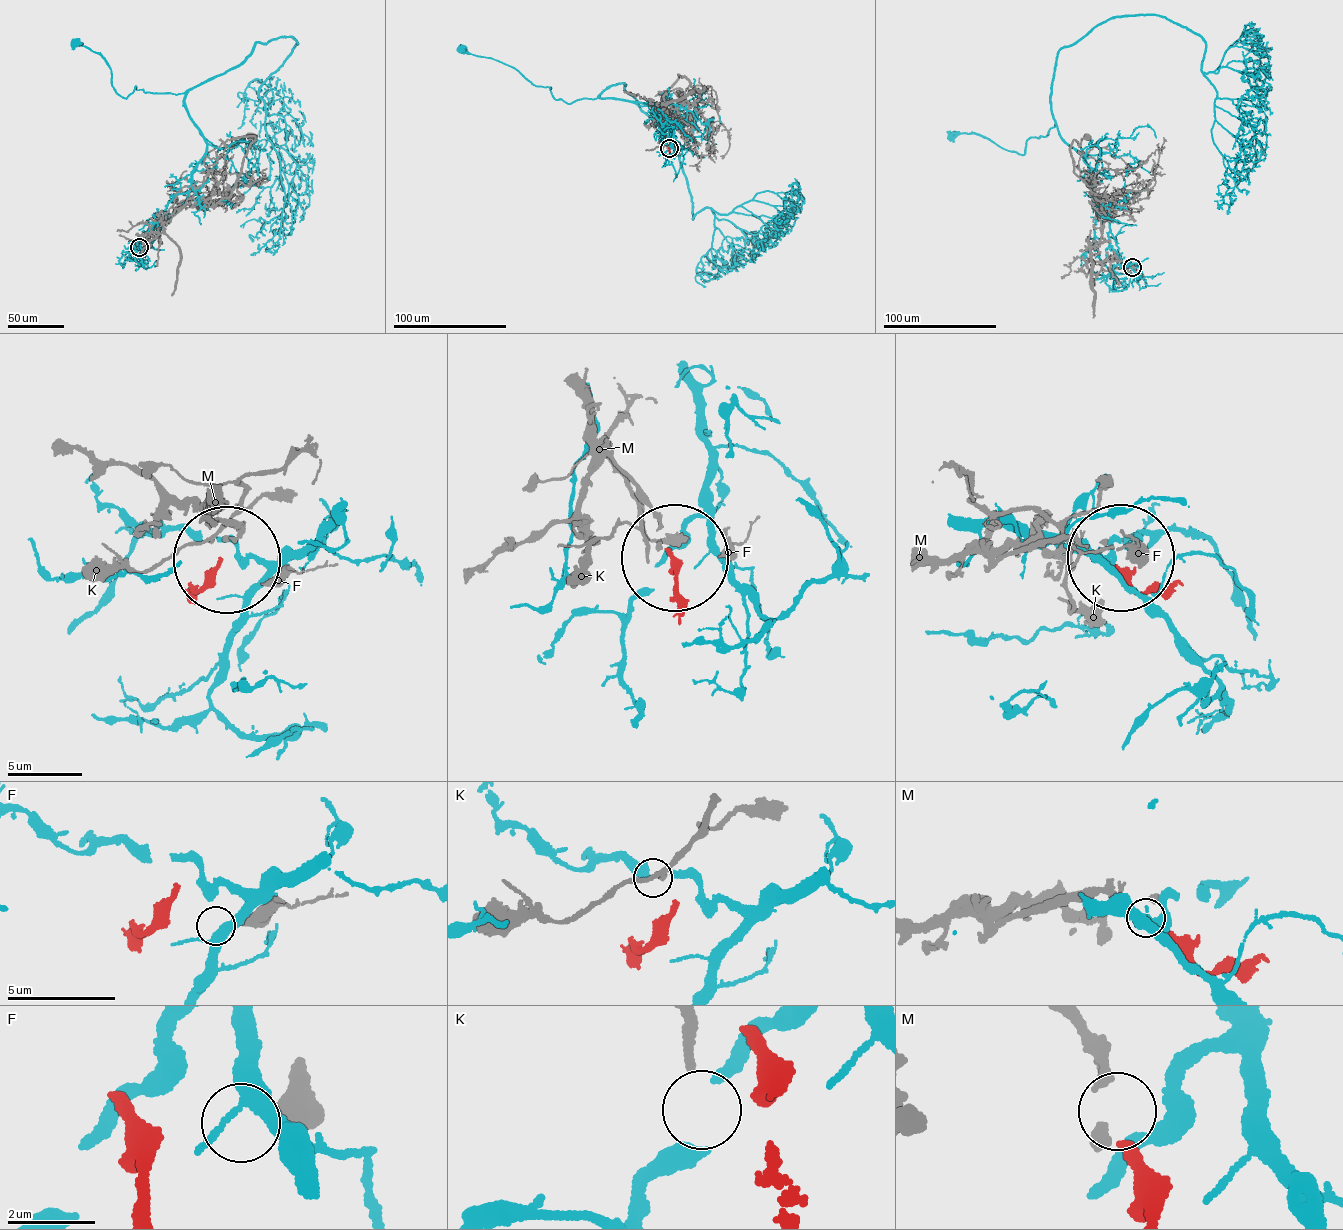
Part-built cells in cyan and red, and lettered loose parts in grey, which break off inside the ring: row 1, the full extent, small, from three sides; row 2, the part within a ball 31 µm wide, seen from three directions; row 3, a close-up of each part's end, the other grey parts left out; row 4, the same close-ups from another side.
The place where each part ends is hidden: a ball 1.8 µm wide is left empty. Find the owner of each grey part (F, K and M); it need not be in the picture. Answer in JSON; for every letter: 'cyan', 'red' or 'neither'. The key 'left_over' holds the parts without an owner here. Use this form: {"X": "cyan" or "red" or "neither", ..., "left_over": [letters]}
{"F": "neither", "K": "neither", "M": "red", "left_over": ["F", "K"]}

